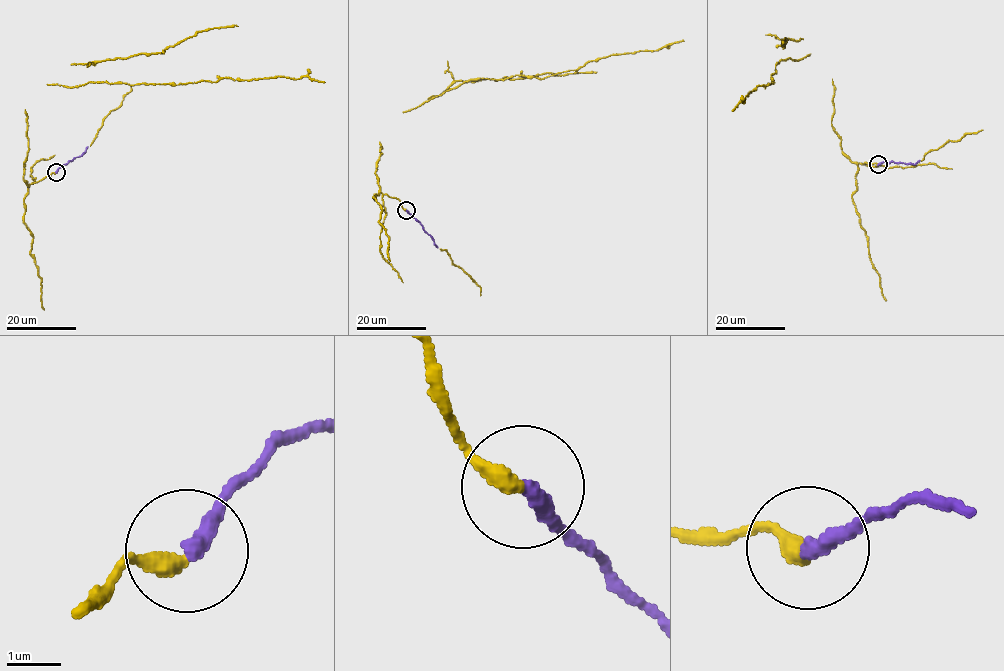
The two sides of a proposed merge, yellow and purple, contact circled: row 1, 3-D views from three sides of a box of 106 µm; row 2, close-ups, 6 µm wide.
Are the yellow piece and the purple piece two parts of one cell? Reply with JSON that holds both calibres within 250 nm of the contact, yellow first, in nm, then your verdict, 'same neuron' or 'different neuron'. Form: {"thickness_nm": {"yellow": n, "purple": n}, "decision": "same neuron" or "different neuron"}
{"thickness_nm": {"yellow": 320, "purple": 320}, "decision": "same neuron"}

